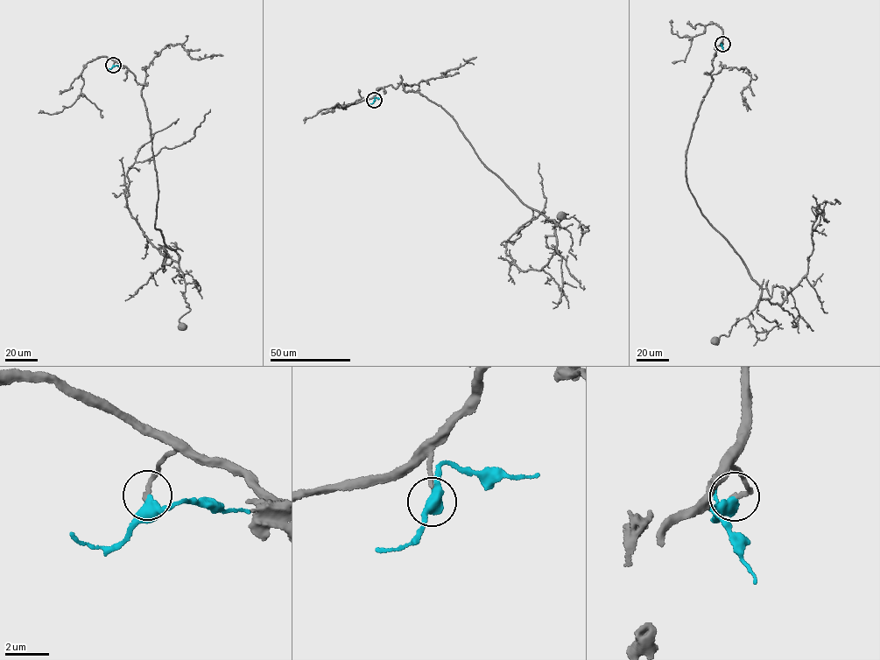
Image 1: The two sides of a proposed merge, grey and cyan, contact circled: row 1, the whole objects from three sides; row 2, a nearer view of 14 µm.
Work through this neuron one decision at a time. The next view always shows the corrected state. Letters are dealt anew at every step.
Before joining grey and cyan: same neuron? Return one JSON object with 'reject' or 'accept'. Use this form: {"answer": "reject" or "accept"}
{"answer": "reject"}

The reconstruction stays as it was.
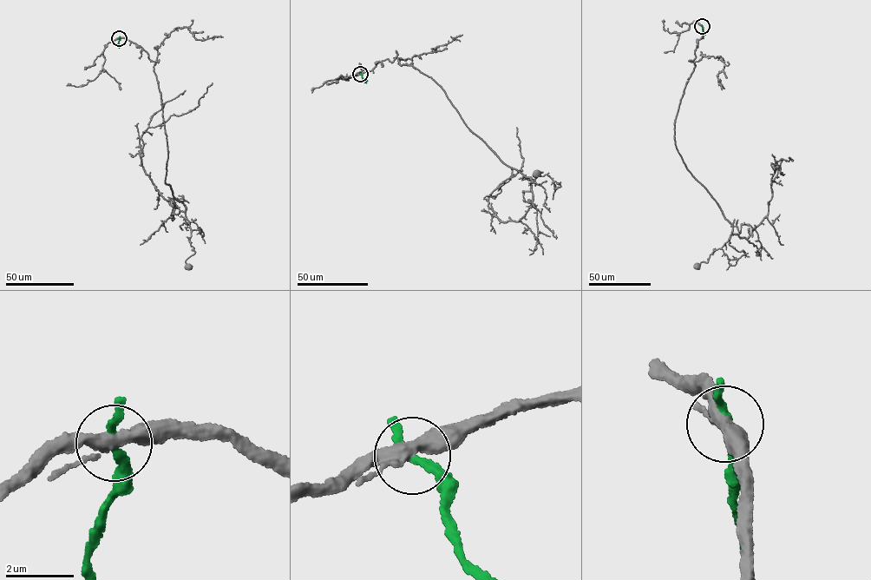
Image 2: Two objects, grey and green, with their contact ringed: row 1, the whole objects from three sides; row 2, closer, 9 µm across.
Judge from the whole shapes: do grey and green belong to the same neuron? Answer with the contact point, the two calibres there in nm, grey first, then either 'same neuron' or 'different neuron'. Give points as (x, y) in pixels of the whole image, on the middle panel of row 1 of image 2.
place (360, 74); calibres 340 and 200 nm; different neuron

